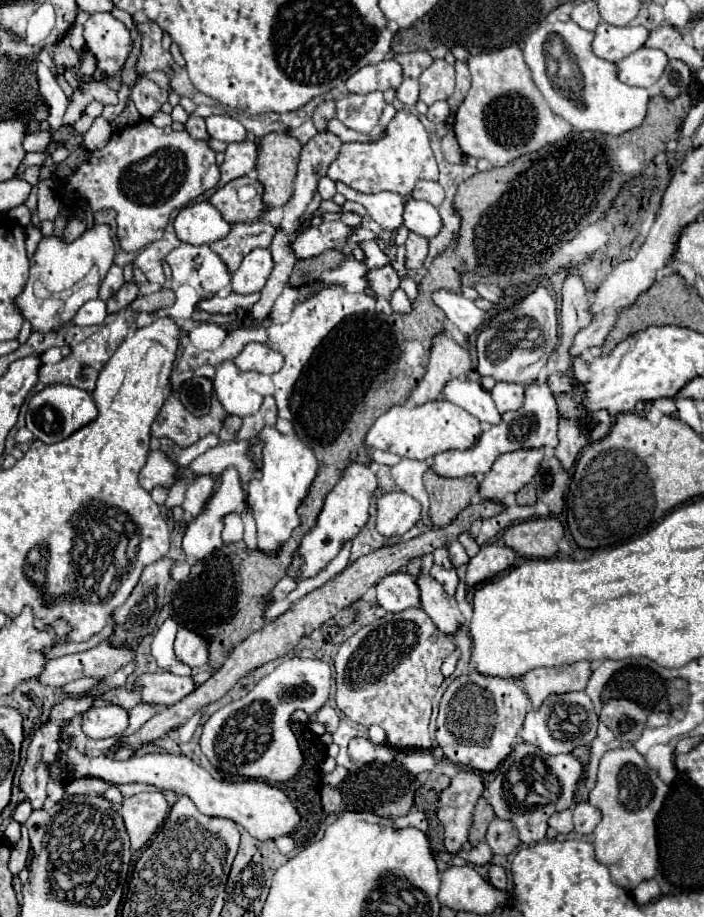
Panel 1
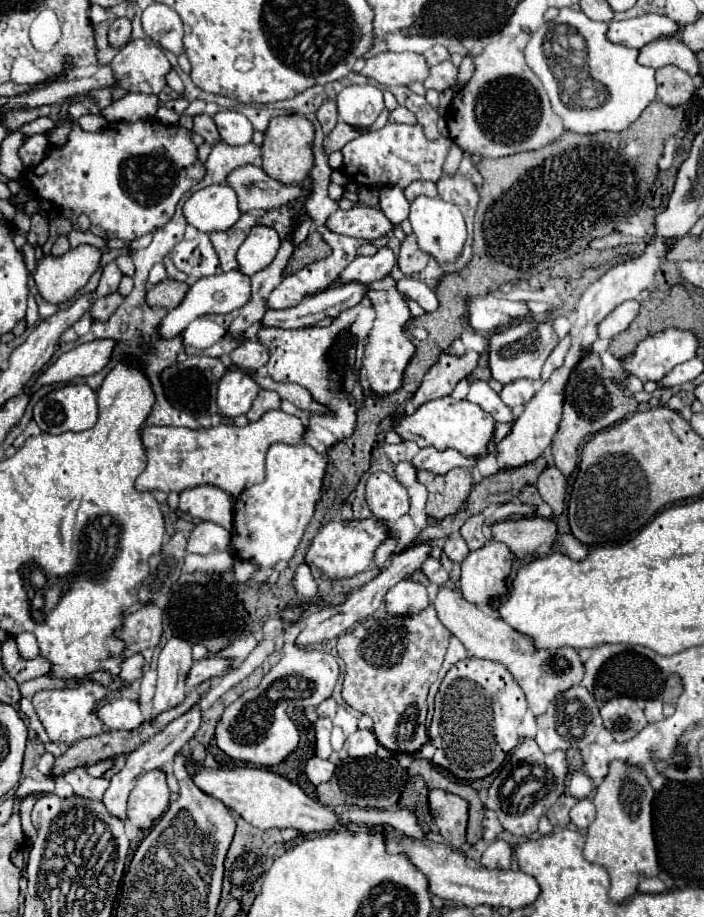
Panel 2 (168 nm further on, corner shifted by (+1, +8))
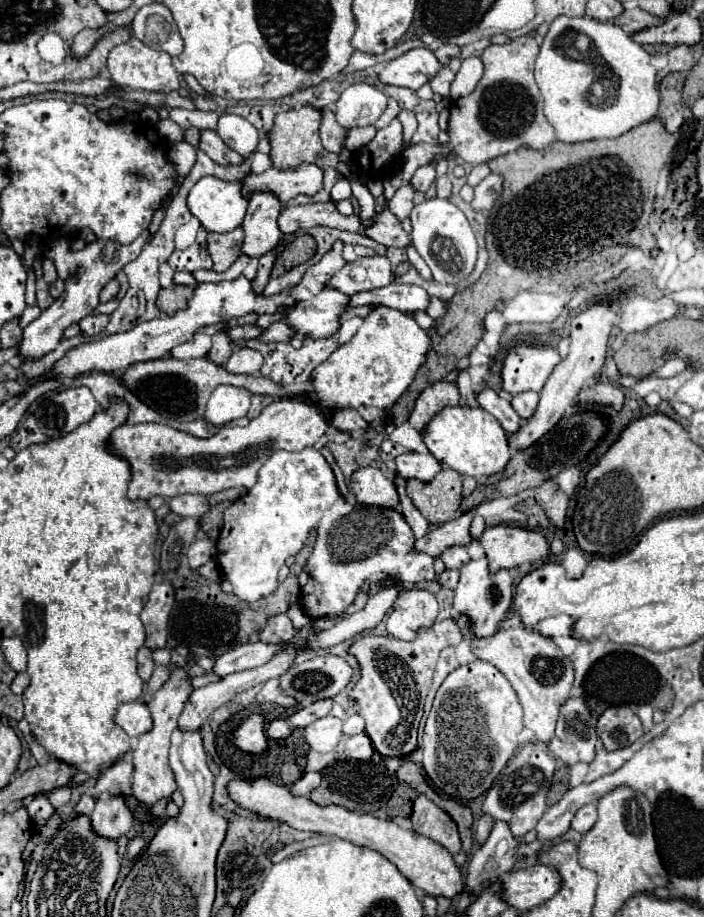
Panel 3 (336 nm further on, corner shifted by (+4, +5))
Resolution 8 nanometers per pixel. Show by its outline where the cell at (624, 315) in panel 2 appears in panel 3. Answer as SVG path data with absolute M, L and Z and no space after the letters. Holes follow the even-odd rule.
M630 298L622 306L622 316L620 316L620 328L622 332L642 332L650 326L656 326L664 320L674 318L680 314L680 308L676 304L658 304L646 298Z

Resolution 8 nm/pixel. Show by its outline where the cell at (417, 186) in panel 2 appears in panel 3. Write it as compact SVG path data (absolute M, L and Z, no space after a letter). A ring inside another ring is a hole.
M404 184L404 186L400 186L400 188L396 190L396 194L392 196L388 208L390 208L390 212L392 212L398 220L404 220L404 218L408 218L408 214L412 212L412 208L414 208L418 202L422 202L422 200L424 200L424 196L422 196L420 192L412 190L410 184Z

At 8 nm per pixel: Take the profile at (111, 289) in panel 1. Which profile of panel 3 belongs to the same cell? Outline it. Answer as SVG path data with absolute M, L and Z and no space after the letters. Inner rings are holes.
M112 278L112 280L104 286L104 290L100 292L100 302L108 302L108 300L112 300L112 298L118 294L118 290L120 290L120 284L118 284L116 278Z

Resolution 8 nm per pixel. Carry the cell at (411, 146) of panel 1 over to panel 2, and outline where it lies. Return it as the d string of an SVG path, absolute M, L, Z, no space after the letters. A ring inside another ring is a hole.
M387 123L379 131L371 131L365 135L355 137L351 143L347 143L343 153L343 169L357 185L363 187L379 187L379 185L397 185L405 189L409 183L417 179L429 179L437 181L443 173L443 164L447 151L453 141L440 137L435 141L429 141L423 135L423 127L419 123L415 125L391 125Z

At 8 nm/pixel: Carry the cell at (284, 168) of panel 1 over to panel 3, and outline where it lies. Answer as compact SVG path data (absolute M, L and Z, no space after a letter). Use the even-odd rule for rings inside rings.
M310 104L298 106L298 108L290 108L286 112L276 114L274 128L268 134L270 136L270 146L272 146L272 152L270 152L272 164L276 168L286 170L286 168L296 168L302 162L314 162L320 168L336 168L348 180L356 180L358 178L358 172L350 164L342 162L338 154L332 154L332 152L324 150L324 146L320 144L320 134L318 134L320 118L322 118L322 110L318 110L318 108L310 106Z

